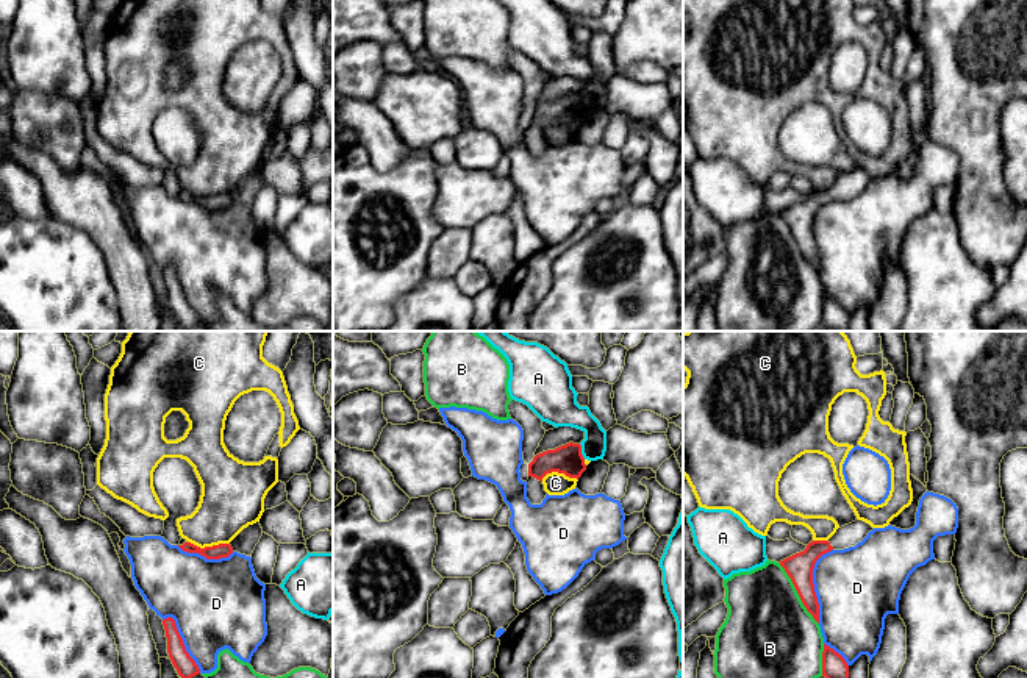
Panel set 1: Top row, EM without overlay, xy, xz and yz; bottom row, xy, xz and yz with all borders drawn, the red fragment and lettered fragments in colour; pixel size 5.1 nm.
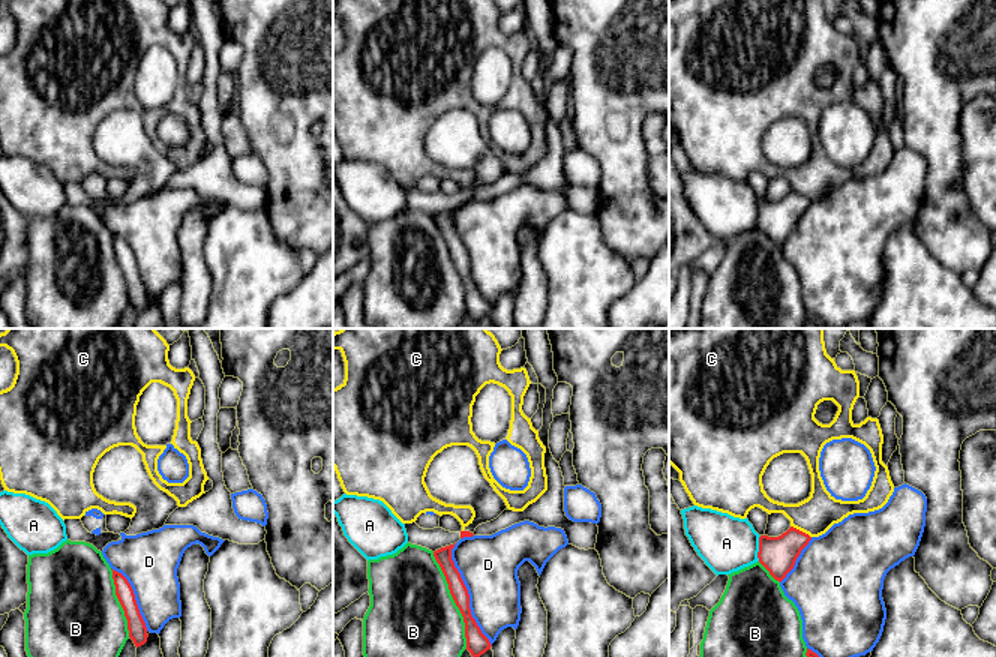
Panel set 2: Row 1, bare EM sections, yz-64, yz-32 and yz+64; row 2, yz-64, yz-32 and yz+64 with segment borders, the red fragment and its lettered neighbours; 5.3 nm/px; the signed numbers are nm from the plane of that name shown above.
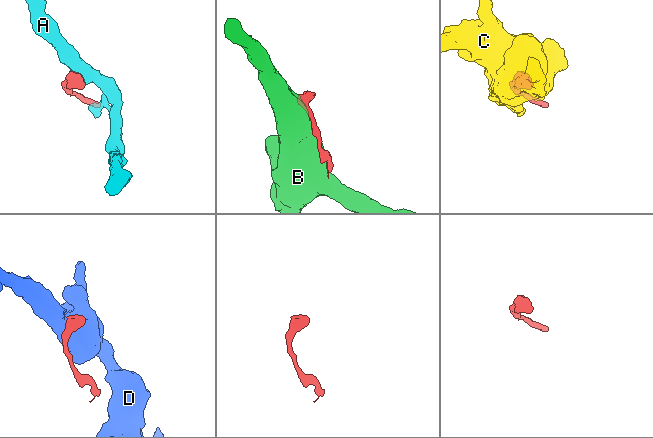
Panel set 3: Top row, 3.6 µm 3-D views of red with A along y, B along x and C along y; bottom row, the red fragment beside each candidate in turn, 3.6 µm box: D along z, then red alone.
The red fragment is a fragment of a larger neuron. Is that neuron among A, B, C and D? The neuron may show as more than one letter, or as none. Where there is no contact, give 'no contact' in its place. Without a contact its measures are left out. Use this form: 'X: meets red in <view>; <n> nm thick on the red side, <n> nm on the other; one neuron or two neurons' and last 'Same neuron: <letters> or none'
A: meets red in xz; 150 nm thick on the red side, 190 nm on the other; two neurons
B: meets red in yz; 140 nm thick on the red side, 440 nm on the other; two neurons
C: meets red in xy; 80 nm thick on the red side, 300 nm on the other; two neurons
D: meets red in yz; 140 nm thick on the red side, 420 nm on the other; two neurons
Same neuron: none

